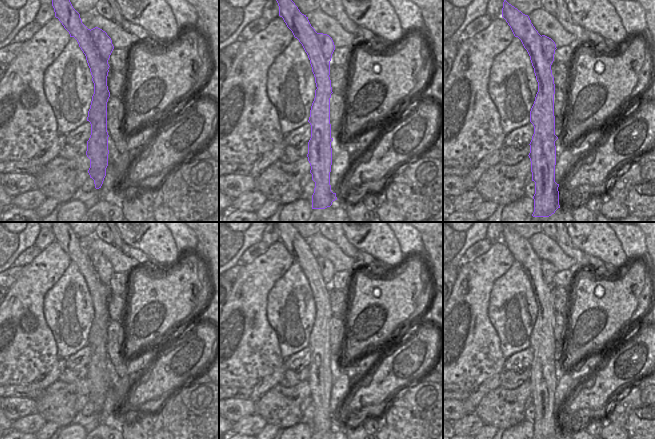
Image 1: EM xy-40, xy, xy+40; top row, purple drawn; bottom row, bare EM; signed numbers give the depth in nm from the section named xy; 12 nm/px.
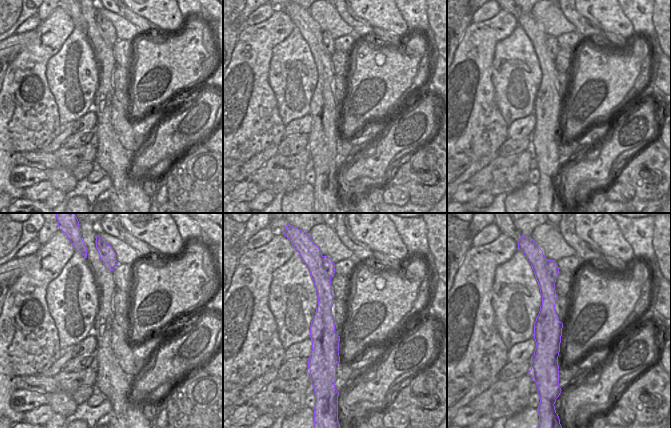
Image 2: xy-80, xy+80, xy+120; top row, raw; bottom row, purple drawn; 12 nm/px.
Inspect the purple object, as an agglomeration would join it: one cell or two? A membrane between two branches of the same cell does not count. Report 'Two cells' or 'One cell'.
Two cells.

